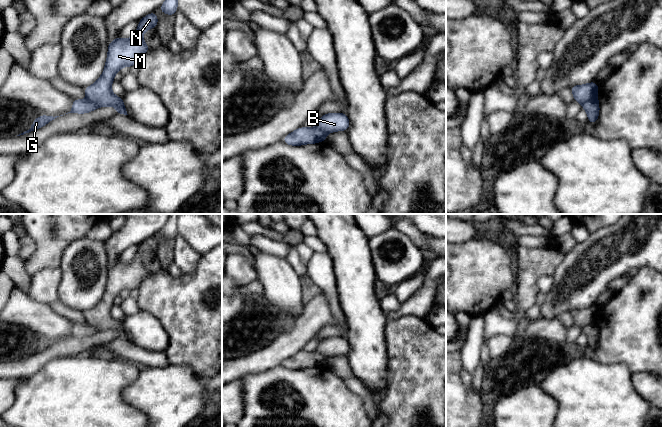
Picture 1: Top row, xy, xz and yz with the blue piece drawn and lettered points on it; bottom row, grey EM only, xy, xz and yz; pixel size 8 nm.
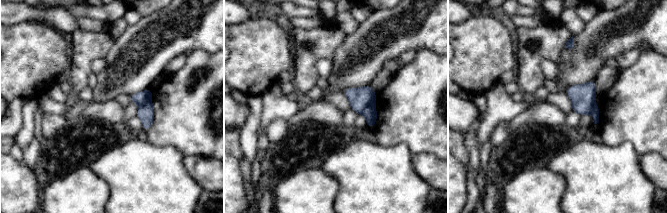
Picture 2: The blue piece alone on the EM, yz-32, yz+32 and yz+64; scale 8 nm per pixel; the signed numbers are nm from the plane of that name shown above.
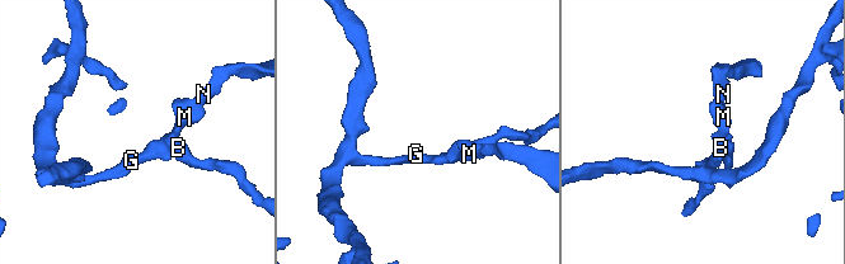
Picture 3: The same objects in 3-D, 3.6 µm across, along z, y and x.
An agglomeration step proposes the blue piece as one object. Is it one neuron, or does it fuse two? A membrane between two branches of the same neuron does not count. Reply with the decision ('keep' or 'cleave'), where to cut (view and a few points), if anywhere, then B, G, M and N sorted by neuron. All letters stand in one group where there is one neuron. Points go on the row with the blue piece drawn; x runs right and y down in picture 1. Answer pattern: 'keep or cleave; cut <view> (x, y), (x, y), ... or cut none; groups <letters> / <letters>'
cleave; cut yz (596, 95), (582, 104); groups B M N / G

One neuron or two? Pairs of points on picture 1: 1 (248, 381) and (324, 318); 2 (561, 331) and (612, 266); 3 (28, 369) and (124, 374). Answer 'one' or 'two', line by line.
1: two
2: two
3: two

